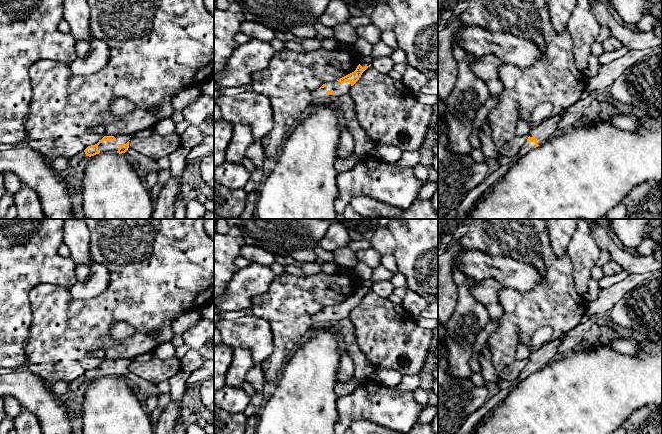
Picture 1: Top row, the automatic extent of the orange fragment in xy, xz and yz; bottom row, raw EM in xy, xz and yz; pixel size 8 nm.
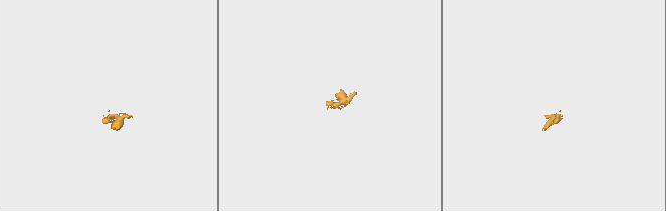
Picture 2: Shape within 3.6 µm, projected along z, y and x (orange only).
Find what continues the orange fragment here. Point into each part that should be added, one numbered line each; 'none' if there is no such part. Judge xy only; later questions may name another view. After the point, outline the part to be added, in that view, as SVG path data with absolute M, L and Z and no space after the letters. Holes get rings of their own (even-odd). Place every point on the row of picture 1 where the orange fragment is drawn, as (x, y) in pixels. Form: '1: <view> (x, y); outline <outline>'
1: xy (107, 146); outline M120 135L115 137L115 141L104 141L98 145L100 152L117 152L119 144L126 144L131 137L128 135Z

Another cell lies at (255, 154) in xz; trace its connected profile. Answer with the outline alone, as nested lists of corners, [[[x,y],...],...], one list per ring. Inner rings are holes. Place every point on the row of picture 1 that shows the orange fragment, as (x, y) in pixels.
[[[254,141],[252,143],[246,151],[245,158],[247,158],[256,168],[262,168],[266,157],[260,141]]]

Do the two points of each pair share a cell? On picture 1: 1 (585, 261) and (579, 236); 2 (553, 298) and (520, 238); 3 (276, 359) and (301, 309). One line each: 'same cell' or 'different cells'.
1: same cell
2: same cell
3: same cell

